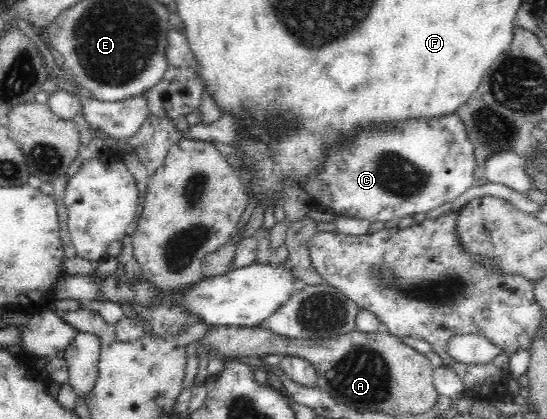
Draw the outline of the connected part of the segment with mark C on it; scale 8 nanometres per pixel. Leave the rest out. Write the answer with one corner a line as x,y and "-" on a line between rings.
451,113
429,121
411,120
397,131
385,129
385,125
375,125
375,131
365,129
353,143
327,151
323,169
303,188
311,194
313,203
330,207
338,215
369,221
369,224
385,224
391,219
417,215
417,212
427,213
455,201
474,185
475,167
473,146
464,125
456,113

